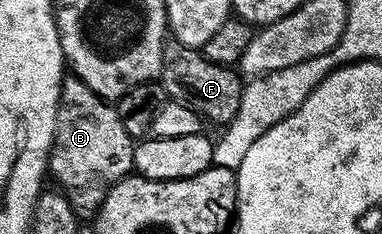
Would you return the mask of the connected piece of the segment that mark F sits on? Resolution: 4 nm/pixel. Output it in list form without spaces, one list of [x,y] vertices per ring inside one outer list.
[[[175,42],[165,43],[158,80],[164,87],[165,97],[192,108],[207,123],[209,120],[212,124],[226,126],[234,114],[238,114],[241,77],[229,65],[215,64],[214,61],[205,59],[200,50]]]

